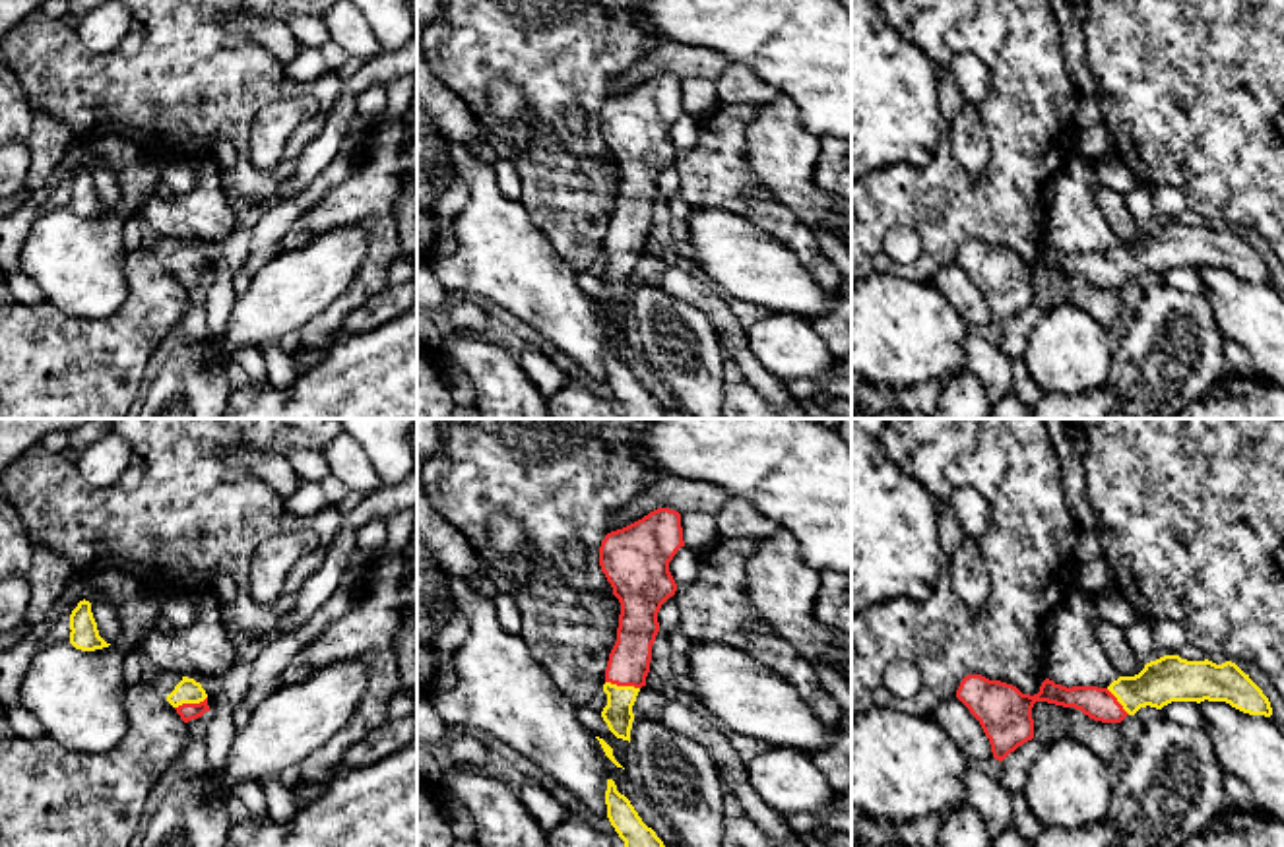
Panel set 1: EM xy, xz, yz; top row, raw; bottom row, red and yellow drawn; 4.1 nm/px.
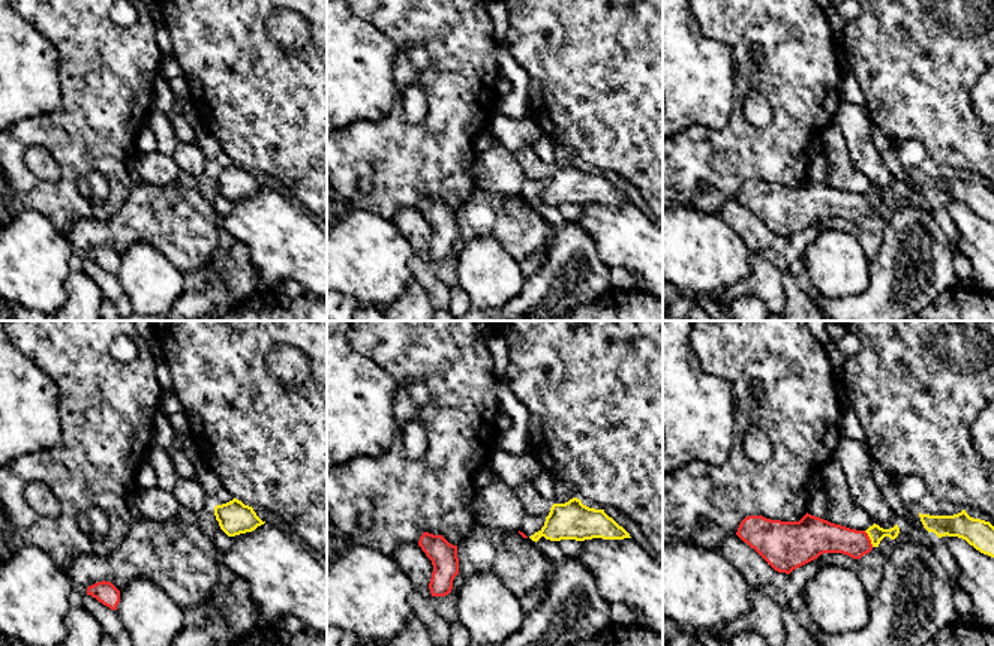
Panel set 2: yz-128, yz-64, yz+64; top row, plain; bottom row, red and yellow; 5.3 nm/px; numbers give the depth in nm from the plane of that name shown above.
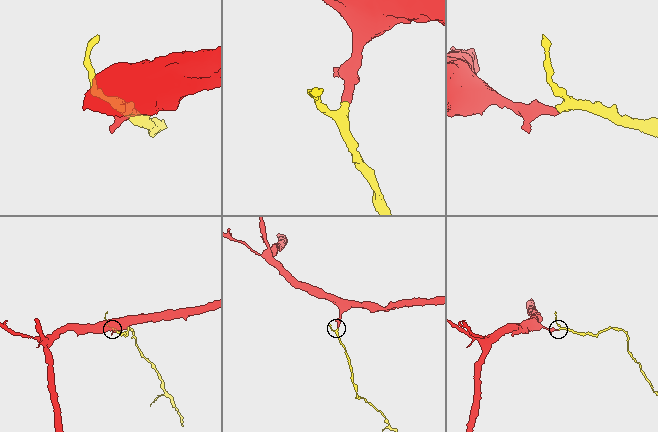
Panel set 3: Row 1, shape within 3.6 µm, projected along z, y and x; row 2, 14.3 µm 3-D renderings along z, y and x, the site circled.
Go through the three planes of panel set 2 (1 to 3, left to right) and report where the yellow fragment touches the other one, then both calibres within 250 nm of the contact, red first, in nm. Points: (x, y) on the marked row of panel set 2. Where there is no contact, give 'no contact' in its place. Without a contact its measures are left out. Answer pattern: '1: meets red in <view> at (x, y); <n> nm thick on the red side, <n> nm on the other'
1: no contact
2: no contact
3: meets red in yz+64 at (868, 538); 180 nm thick on the red side, 90 nm on the other

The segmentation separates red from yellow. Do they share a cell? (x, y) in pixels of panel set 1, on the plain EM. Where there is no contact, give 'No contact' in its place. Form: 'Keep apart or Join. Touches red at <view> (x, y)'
Join. Touches red at xz (623, 250)

